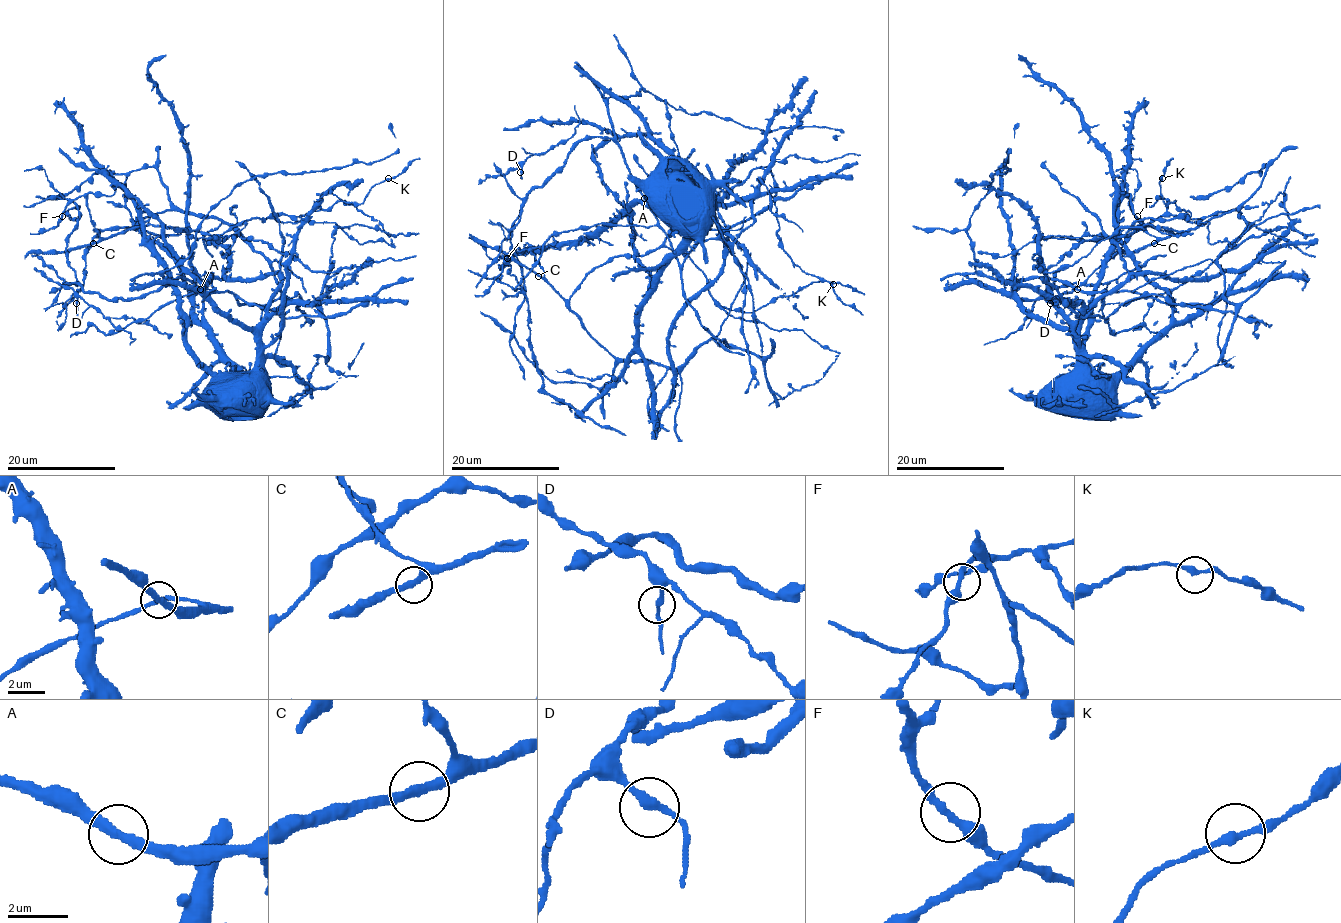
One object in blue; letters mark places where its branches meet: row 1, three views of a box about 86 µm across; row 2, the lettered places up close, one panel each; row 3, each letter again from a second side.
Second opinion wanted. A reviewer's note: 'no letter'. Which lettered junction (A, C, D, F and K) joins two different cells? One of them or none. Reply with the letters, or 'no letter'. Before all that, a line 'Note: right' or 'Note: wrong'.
Note: right
no letter

